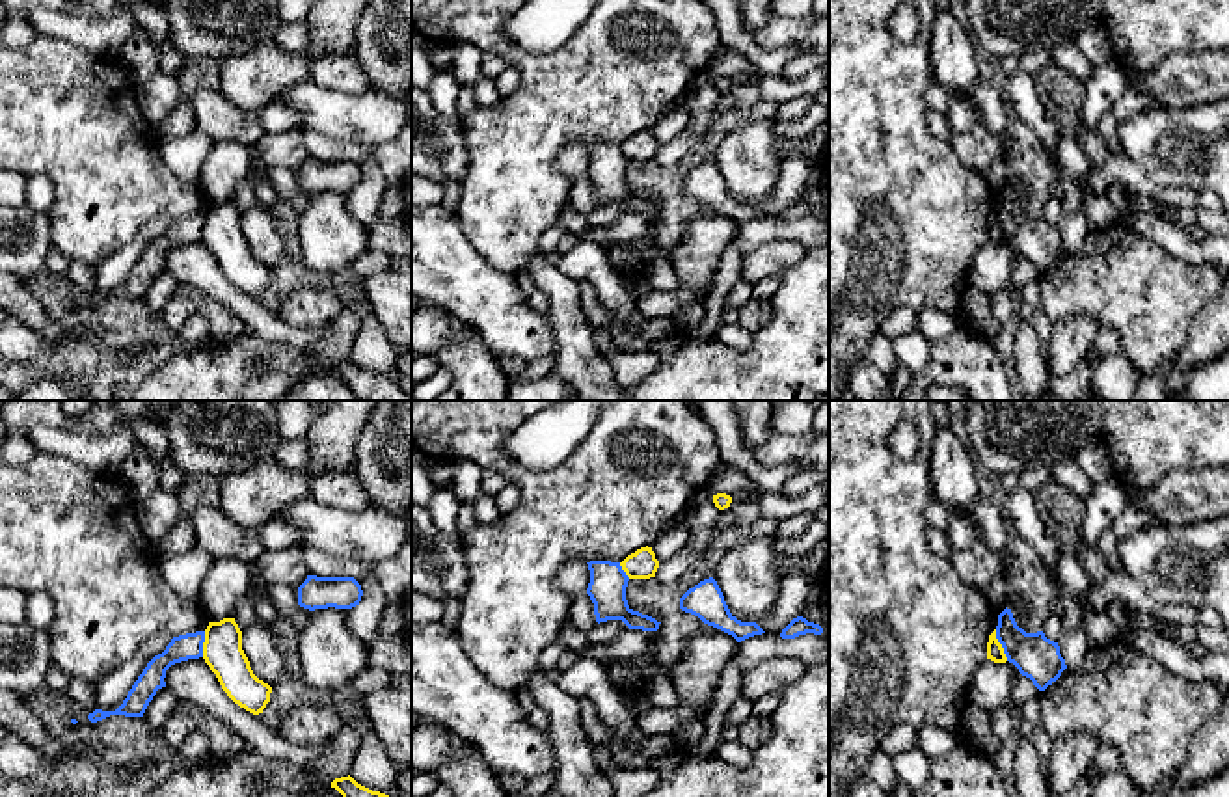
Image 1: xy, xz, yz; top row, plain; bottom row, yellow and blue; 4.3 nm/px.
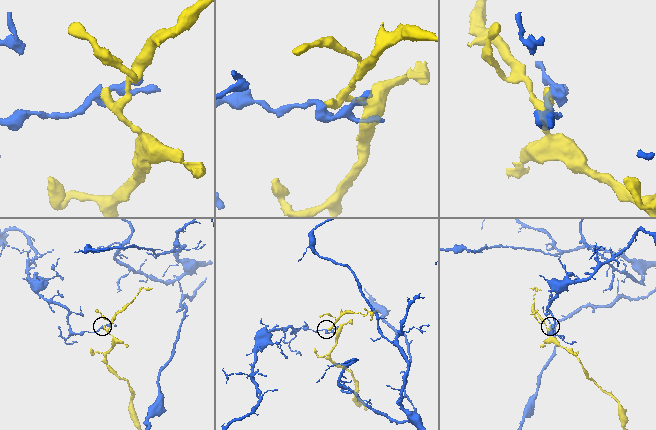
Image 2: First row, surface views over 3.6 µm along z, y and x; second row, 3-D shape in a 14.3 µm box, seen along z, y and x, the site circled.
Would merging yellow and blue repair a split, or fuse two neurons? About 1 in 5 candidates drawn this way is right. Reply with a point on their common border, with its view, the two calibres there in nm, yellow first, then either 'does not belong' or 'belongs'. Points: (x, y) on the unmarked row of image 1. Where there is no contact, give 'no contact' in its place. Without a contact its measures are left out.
meets yellow in yz at (1000, 228); 80 nm thick on the yellow side, 190 nm on the other; does not belong

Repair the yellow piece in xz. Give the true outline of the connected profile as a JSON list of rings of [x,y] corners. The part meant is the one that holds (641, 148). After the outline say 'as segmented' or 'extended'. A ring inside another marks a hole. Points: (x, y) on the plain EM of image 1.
[[[646,128],[628,138],[620,149],[629,162],[650,162],[655,160],[659,143],[655,142],[652,130]]] | as segmented

